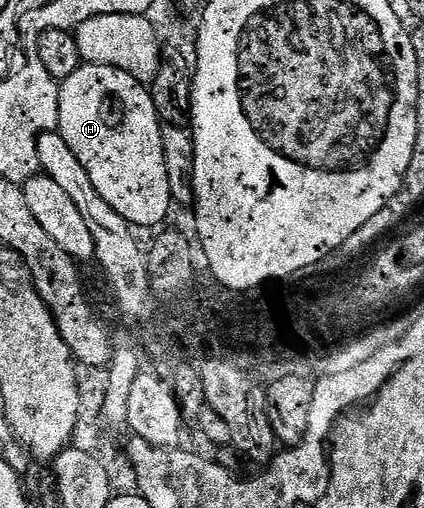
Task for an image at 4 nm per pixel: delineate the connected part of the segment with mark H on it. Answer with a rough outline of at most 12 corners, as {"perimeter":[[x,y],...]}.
{"perimeter":[[86,63],[57,128],[134,229],[174,202],[152,91]]}

